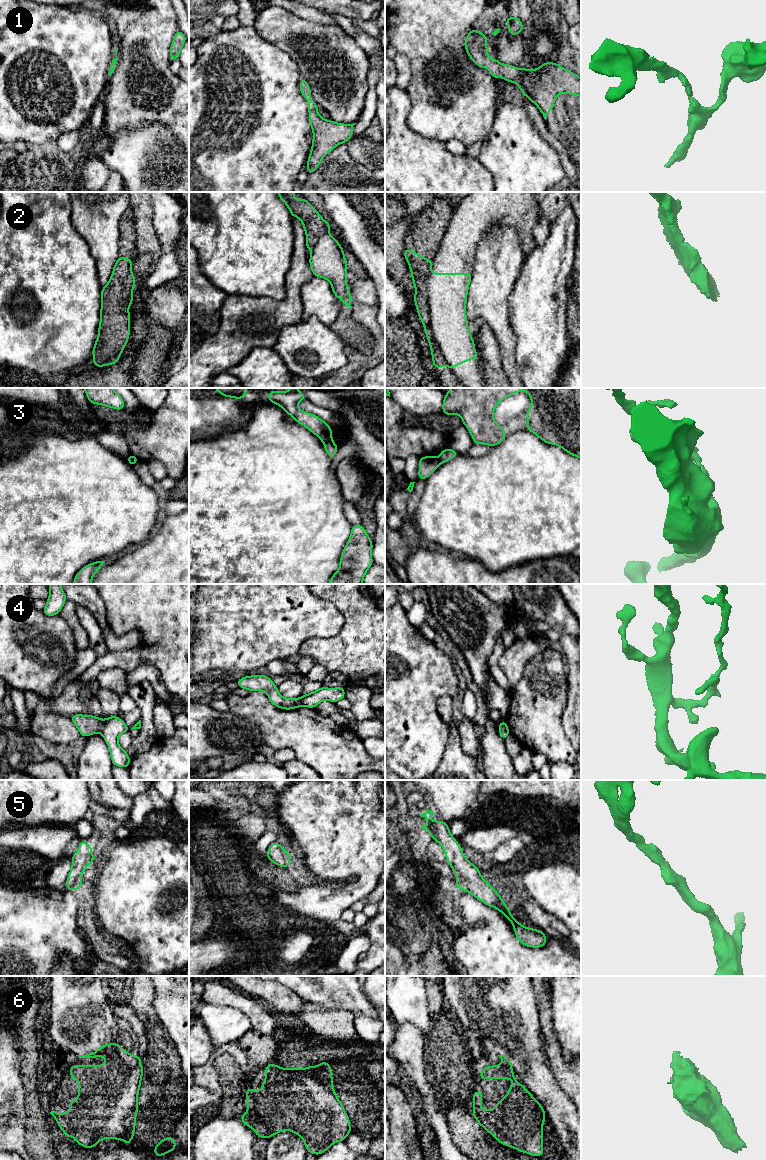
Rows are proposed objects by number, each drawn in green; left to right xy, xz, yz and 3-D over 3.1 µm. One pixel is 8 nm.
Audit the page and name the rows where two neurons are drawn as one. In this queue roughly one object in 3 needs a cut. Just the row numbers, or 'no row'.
2, 3, 4

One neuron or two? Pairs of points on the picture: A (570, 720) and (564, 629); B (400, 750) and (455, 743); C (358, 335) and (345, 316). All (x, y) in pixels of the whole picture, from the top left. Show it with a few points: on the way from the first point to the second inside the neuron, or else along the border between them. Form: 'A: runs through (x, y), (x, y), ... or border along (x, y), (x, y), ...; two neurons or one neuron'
A: runs through (570, 697), (570, 652); one neuron
B: border along (445, 721), (449, 727), (449, 737), (438, 766); two neurons
C: runs through (353, 330), (345, 321); one neuron

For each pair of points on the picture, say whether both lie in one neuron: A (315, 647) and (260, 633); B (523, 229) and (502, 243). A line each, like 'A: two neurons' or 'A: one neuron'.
A: two neurons
B: two neurons

